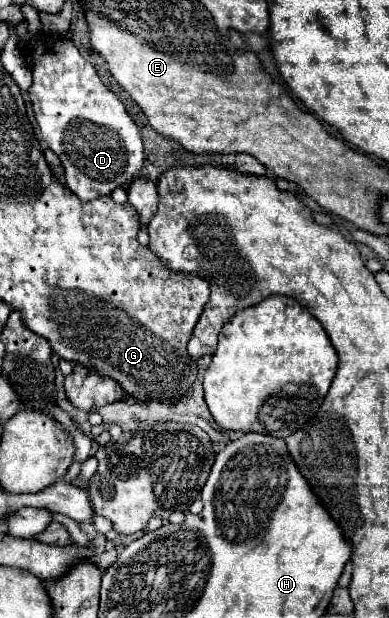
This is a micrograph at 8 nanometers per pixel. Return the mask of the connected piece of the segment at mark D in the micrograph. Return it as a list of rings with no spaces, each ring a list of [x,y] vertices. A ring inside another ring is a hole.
[[[35,36],[35,46],[31,46],[33,64],[33,84],[29,88],[29,98],[33,104],[35,120],[41,128],[43,140],[59,156],[65,168],[65,182],[79,200],[95,200],[103,194],[111,194],[115,188],[127,188],[143,166],[143,142],[139,128],[127,114],[123,102],[101,82],[97,70],[87,62],[71,40],[61,40],[61,44],[45,44],[41,36]]]

